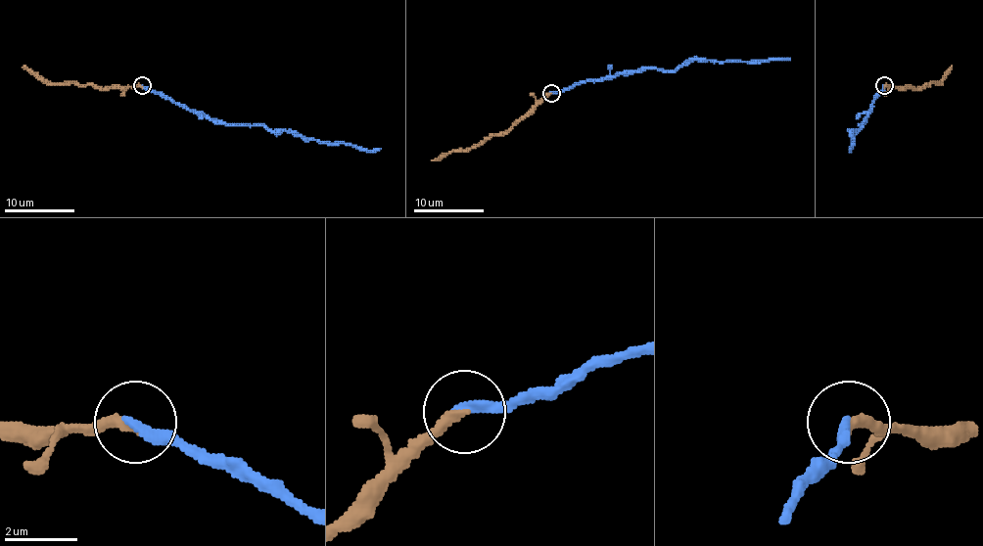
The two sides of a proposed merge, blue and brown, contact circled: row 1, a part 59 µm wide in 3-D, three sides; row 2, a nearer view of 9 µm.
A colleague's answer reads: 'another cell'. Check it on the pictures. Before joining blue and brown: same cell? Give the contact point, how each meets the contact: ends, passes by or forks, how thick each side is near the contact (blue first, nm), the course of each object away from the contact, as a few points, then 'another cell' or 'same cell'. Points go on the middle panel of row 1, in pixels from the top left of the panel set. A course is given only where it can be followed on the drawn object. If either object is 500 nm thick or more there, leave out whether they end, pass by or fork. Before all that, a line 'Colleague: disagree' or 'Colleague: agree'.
Colleague: disagree
(551, 93) | blue ends | brown ends | 300/300 nm | blue via (551, 93), (585, 81), (636, 70), (675, 70), (682, 65), (705, 60), (760, 62), (790, 58) | brown via (549, 93), (503, 132), (491, 134), (470, 148), (454, 150), (431, 160) | same cell

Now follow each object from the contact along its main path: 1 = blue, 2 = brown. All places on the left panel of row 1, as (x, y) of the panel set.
1: (142, 85), (227, 123), (265, 125), (273, 131), (296, 131), (320, 141), (351, 143), (368, 150), (381, 149)
2: (140, 85), (100, 88), (94, 85), (45, 83), (22, 68)

